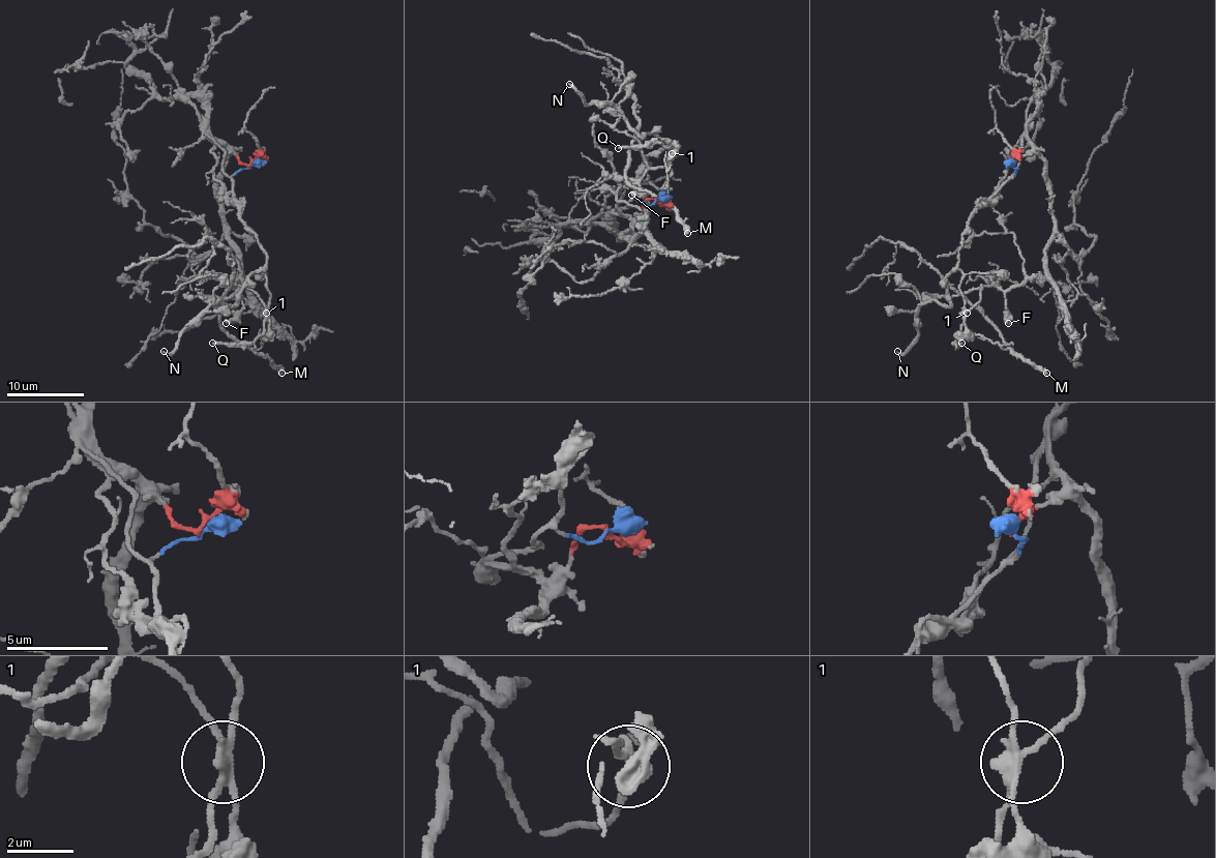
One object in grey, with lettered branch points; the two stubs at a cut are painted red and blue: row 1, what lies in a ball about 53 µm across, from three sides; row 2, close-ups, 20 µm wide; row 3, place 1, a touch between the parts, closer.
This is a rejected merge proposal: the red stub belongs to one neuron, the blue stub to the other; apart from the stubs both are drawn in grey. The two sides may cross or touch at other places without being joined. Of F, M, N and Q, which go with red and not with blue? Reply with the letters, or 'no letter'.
F, M, Q

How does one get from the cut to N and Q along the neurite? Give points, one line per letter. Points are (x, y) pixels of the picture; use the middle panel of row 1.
N: (656, 199), (638, 199), (639, 168), (672, 144), (641, 137), (621, 113), (587, 104), (569, 84)
Q: (656, 199), (623, 236), (645, 232), (639, 179), (672, 152), (656, 143), (618, 148)

